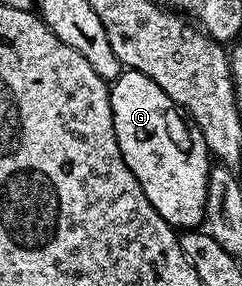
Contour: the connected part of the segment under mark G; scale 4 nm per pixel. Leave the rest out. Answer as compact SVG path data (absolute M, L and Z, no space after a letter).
M124 69L123 73L110 83L109 89L117 144L121 148L123 162L129 164L129 172L133 172L137 184L141 184L141 192L145 192L149 204L153 204L155 211L172 228L198 227L204 221L203 213L207 203L207 145L196 137L179 107L173 100L169 100L169 96L165 96L165 92L161 92L157 84L153 84L153 80L149 80L149 76L136 70Z

